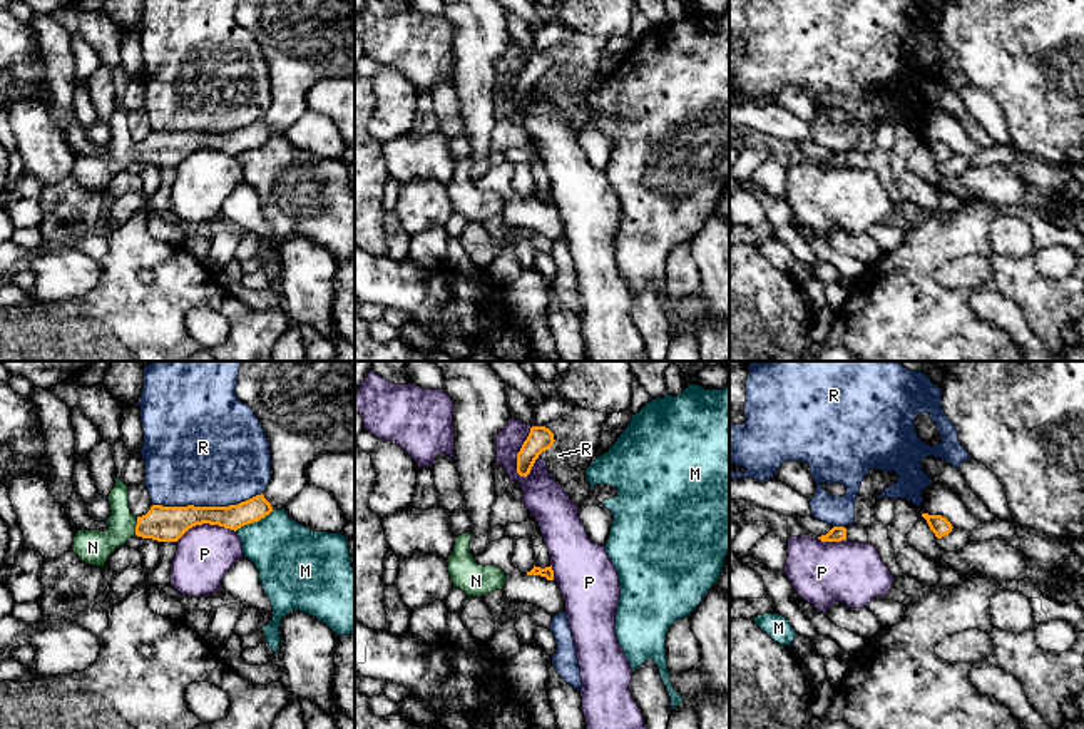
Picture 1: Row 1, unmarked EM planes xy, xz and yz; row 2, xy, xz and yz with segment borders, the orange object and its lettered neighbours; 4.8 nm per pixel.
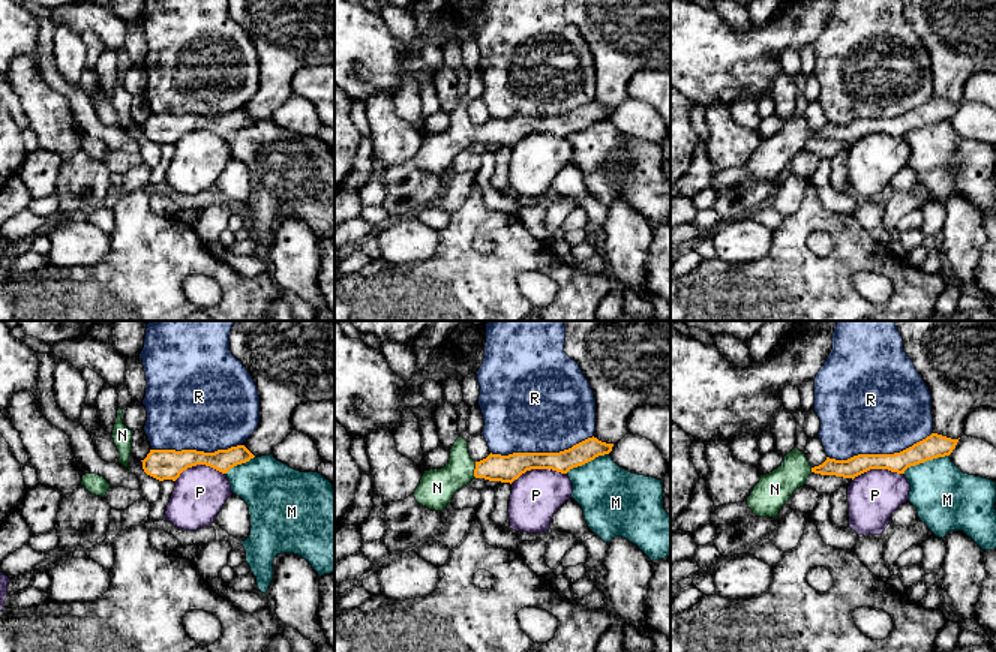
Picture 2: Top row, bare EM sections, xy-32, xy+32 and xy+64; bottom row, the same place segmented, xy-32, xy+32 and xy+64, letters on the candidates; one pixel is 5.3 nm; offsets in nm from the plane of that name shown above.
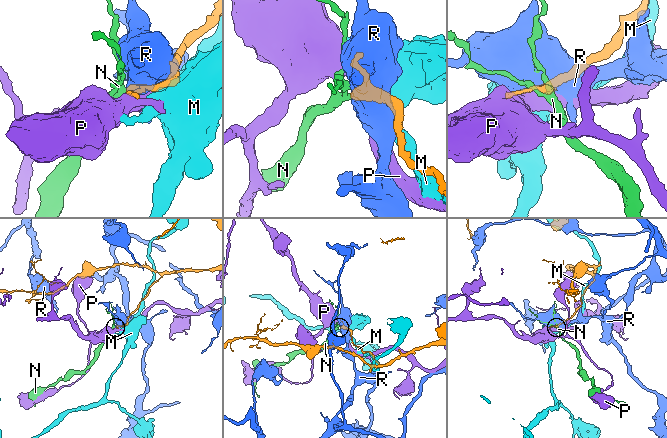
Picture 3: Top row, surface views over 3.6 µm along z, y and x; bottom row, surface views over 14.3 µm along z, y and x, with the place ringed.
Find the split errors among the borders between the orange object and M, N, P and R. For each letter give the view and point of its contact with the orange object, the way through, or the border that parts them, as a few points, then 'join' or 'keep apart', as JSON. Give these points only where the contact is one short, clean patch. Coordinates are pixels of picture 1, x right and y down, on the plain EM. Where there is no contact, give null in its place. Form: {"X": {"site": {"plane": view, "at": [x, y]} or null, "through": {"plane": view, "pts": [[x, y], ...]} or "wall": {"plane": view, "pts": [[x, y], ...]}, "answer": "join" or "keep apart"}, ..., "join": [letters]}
{"M": {"site": {"plane": "xy", "at": [253, 147]}, "answer": "keep apart"}, "N": {"site": {"plane": "xy", "at": [136, 152]}, "through": {"plane": "xy", "pts": [[164, 149], [136, 152], [92, 173]]}, "answer": "join"}, "P": {"site": {"plane": "xz", "at": [519, 77]}, "answer": "keep apart"}, "R": {"site": {"plane": "xy", "at": [206, 132]}, "answer": "keep apart"}, "join": ["N"]}

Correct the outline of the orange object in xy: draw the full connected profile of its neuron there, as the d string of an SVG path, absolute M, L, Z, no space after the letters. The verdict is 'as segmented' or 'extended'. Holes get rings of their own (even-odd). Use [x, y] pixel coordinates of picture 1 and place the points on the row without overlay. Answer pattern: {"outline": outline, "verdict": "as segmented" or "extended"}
{"outline": "M115 104L109 119L109 155L77 155L72 177L85 189L105 192L109 181L125 171L130 162L152 164L157 167L177 167L189 154L202 149L238 155L259 147L273 137L264 120L229 132L162 132L152 130L142 142L134 142L129 134L129 112Z", "verdict": "extended"}

